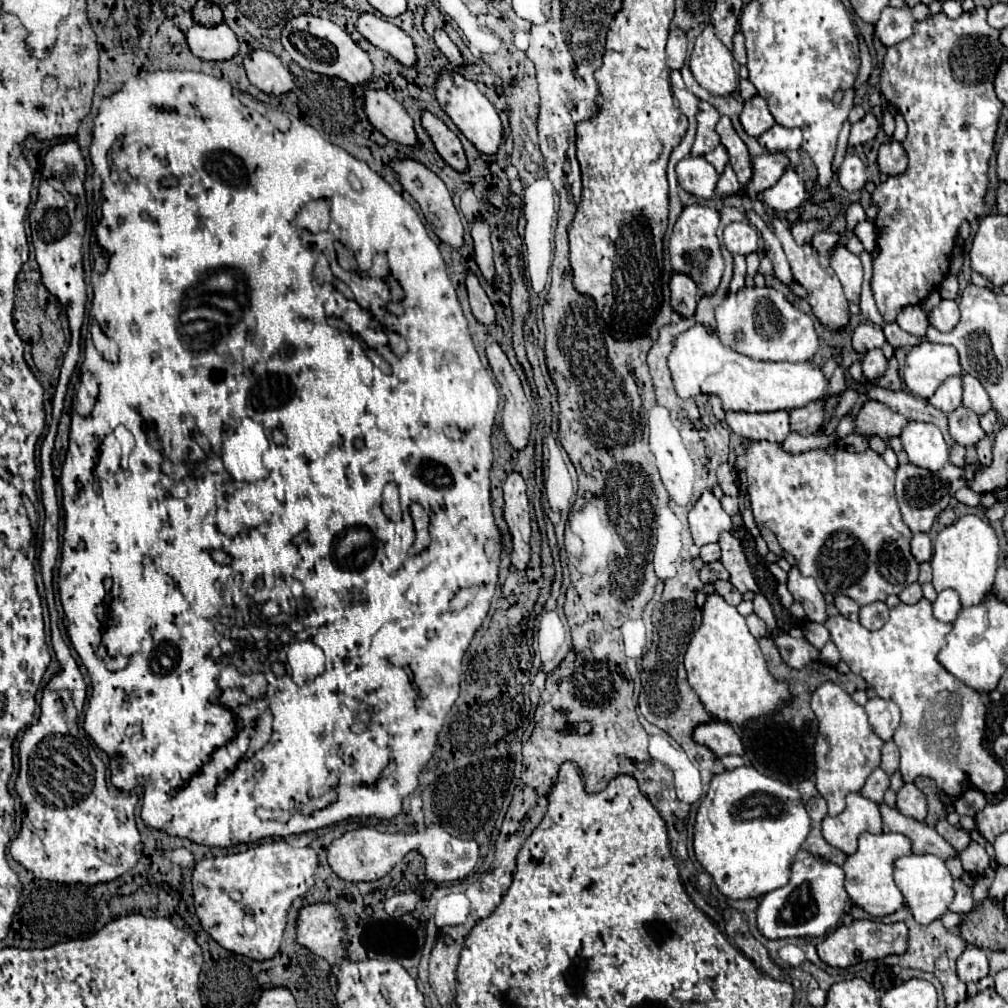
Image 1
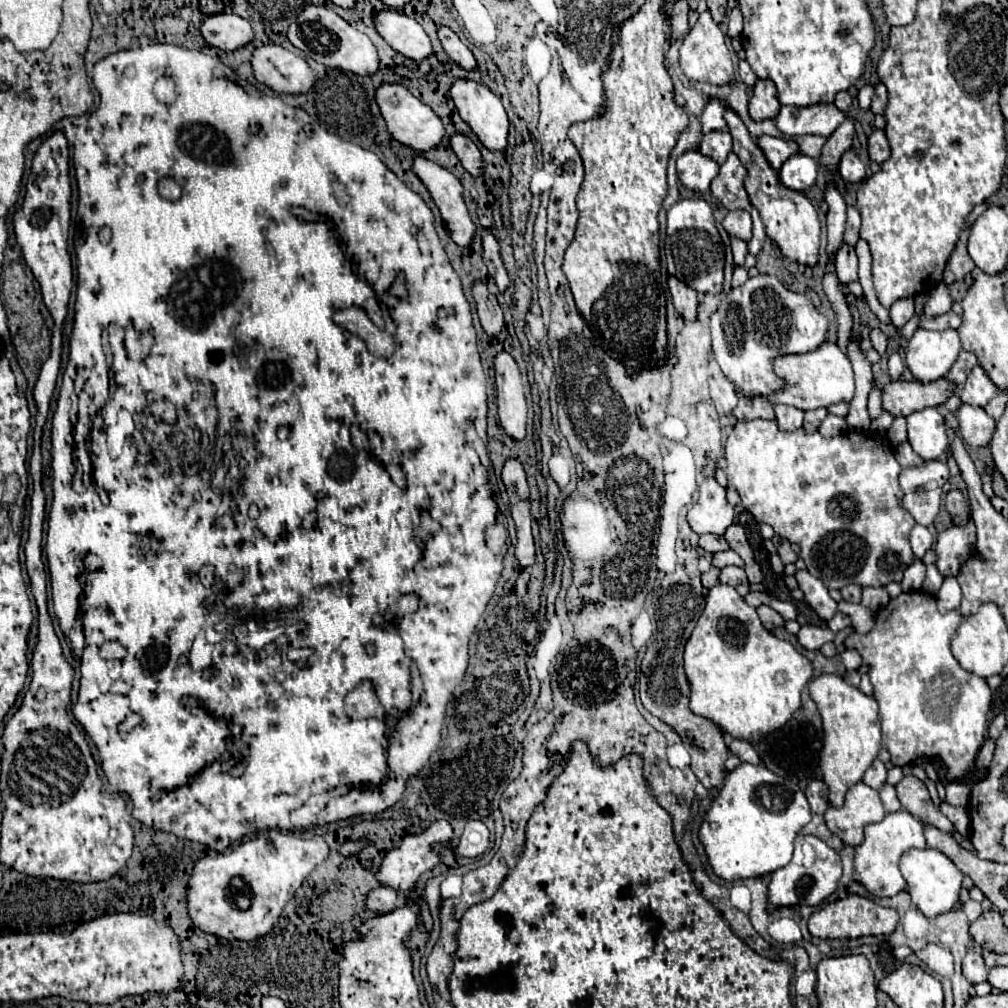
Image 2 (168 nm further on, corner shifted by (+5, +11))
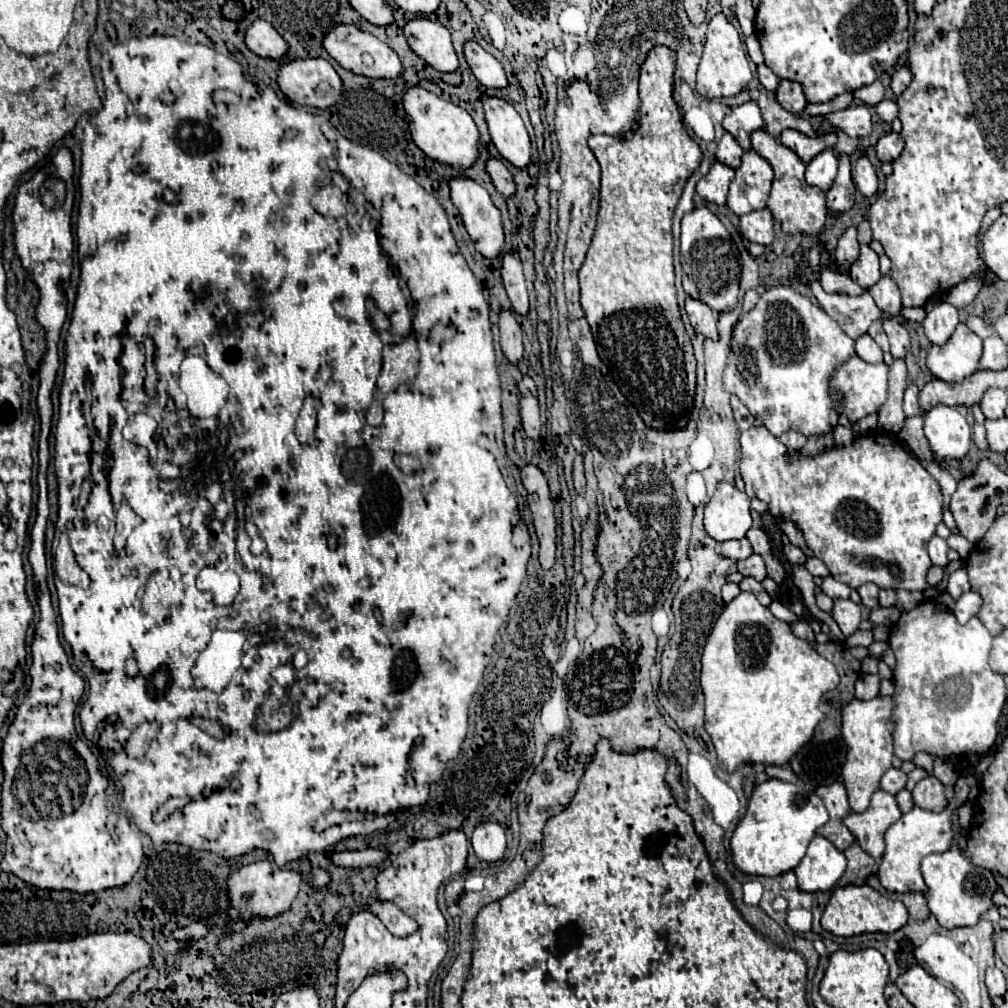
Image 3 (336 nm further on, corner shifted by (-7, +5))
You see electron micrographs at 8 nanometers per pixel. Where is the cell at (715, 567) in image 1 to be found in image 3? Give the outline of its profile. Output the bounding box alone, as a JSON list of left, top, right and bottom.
[738,554,766,582]

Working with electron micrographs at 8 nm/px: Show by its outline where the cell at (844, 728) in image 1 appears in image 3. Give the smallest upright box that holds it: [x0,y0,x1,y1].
[842,696,892,812]

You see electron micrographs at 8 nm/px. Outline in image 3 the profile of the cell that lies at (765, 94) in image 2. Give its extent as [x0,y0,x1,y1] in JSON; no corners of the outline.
[776,80,806,114]

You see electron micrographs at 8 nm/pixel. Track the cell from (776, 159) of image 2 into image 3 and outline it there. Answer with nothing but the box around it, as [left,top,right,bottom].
[780,130,838,164]

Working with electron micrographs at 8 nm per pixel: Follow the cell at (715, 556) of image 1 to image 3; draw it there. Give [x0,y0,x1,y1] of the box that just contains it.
[720,538,752,560]

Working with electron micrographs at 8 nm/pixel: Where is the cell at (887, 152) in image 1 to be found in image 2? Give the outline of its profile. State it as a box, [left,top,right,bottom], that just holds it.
[868,130,890,164]

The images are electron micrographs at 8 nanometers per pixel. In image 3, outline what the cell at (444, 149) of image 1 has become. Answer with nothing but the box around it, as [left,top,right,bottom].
[486,158,516,198]

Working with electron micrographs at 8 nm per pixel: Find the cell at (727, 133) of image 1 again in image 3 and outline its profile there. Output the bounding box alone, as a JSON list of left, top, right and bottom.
[752,130,826,236]

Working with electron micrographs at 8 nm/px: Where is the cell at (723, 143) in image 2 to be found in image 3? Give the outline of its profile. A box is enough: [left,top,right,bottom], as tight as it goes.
[716,134,744,168]

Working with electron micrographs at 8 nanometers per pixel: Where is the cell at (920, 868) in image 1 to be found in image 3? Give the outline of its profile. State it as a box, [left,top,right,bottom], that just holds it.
[922,811,998,930]

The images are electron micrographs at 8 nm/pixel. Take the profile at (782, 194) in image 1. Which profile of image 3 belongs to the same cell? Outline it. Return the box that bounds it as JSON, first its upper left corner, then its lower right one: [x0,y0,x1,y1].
[806,148,838,192]

